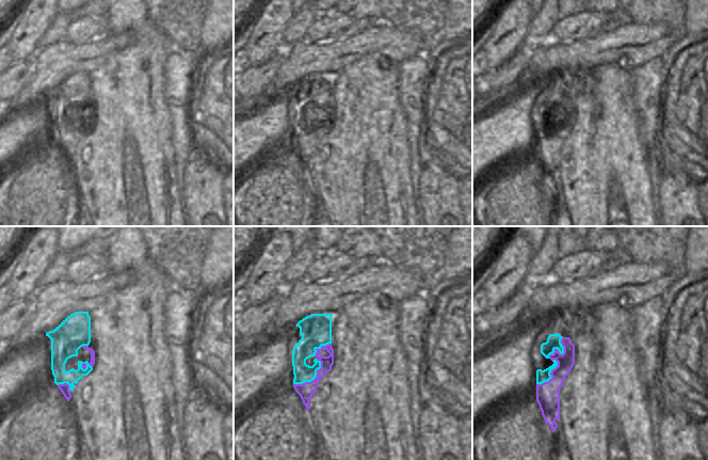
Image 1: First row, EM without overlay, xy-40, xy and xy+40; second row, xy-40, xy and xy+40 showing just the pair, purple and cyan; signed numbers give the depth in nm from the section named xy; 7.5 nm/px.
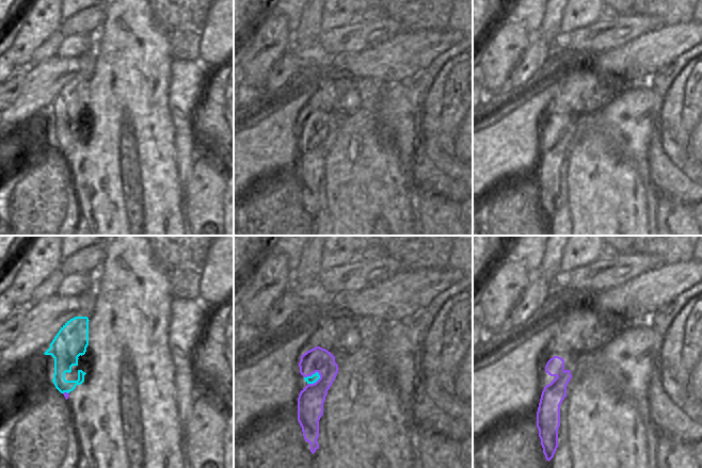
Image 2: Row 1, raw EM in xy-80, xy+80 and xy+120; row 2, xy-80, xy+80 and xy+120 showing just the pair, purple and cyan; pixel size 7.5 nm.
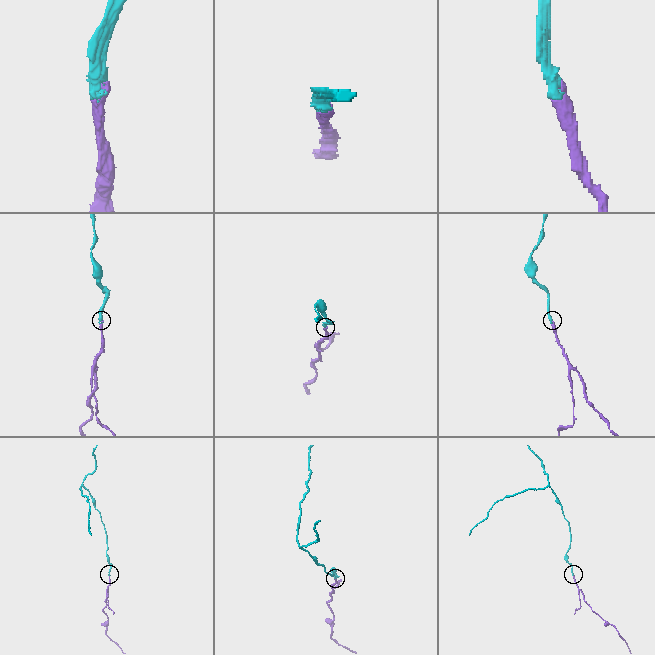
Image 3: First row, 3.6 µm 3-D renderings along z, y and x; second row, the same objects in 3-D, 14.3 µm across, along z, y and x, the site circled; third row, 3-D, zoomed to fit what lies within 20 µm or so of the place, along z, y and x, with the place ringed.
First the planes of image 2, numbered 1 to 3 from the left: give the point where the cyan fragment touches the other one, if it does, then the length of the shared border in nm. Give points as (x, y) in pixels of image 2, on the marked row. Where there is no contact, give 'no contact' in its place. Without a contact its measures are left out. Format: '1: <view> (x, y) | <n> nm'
1: xy-80 (65, 392) | 40 nm
2: xy+80 (312, 374) | 130 nm
3: no contact

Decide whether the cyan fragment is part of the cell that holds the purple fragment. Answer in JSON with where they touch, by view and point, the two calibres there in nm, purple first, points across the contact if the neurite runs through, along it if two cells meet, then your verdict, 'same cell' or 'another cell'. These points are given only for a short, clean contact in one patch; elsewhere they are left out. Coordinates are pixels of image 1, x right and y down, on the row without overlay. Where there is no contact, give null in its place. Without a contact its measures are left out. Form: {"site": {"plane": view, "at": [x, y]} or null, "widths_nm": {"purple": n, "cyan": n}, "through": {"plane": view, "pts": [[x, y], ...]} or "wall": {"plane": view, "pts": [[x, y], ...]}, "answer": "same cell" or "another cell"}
{"site": {"plane": "xy", "at": [312, 141]}, "widths_nm": {"purple": 120, "cyan": 140}, "through": {"plane": "xy", "pts": [[306, 151], [306, 147], [312, 141], [302, 130], [306, 109]]}, "answer": "same cell"}

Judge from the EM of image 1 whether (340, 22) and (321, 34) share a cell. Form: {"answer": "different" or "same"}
{"answer": "same"}

